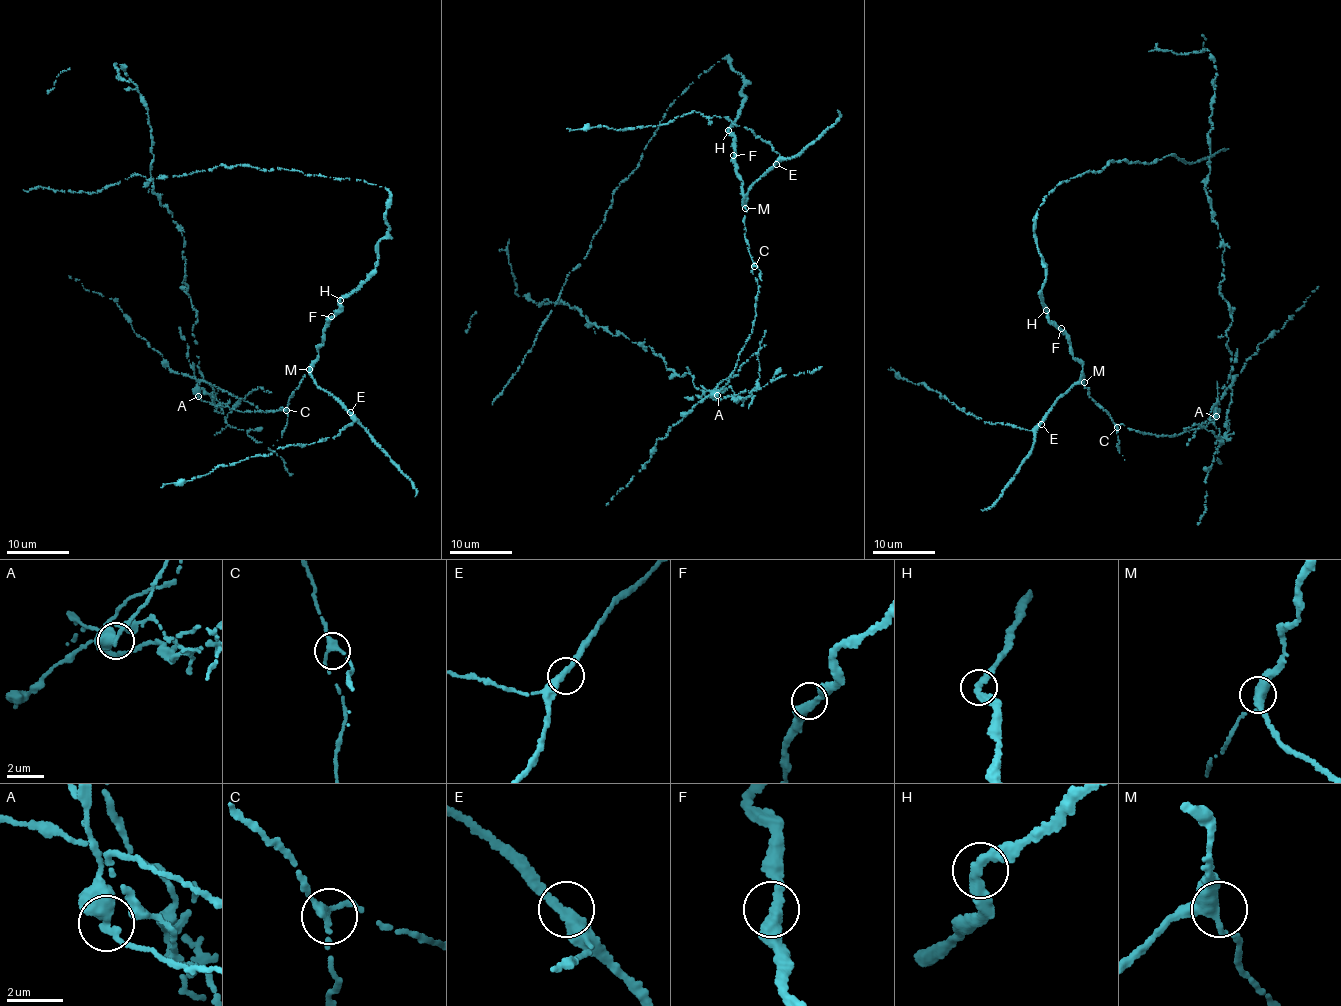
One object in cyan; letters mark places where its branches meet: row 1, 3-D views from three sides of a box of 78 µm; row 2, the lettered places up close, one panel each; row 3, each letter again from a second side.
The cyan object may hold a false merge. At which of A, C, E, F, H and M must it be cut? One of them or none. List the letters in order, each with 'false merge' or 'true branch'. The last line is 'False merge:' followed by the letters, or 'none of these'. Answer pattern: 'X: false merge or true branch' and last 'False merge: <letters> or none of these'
A: false merge
C: true branch
E: true branch
F: true branch
H: true branch
M: true branch
False merge: A

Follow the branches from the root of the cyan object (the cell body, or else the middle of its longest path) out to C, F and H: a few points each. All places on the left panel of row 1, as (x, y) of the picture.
C: (301, 379), (286, 410)
F: (301, 379), (309, 374), (309, 366), (317, 358), (318, 348), (324, 343), (323, 329), (331, 316)
H: (301, 379), (309, 374), (309, 366), (317, 358), (318, 348), (324, 343), (323, 329), (341, 309), (340, 300)

